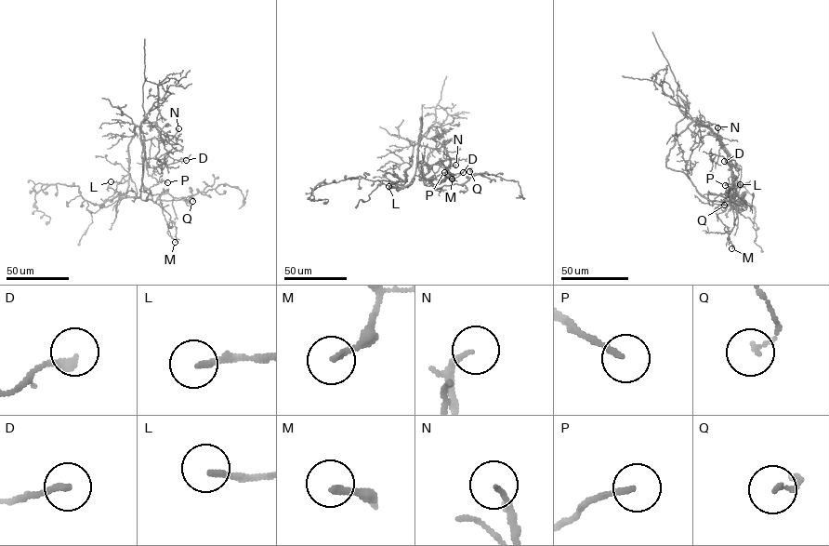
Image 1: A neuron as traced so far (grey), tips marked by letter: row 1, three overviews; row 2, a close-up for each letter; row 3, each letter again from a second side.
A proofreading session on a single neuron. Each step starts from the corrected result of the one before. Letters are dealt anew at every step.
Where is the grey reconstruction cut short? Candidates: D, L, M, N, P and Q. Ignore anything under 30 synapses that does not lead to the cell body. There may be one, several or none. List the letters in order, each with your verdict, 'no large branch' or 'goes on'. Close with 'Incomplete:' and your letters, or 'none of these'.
D: no large branch
L: no large branch
M: no large branch
N: no large branch
P: no large branch
Q: no large branch
Incomplete: none of these

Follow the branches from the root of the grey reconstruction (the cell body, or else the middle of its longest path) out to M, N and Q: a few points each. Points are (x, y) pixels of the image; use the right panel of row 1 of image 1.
M: (666, 166), (669, 150), (690, 123), (712, 130), (730, 164), (732, 187), (714, 211), (727, 228), (731, 248)
N: (666, 166), (669, 150), (690, 123), (707, 126), (720, 142), (717, 127)
Q: (666, 166), (669, 150), (690, 123), (707, 126), (730, 164), (733, 197), (721, 199), (724, 205)

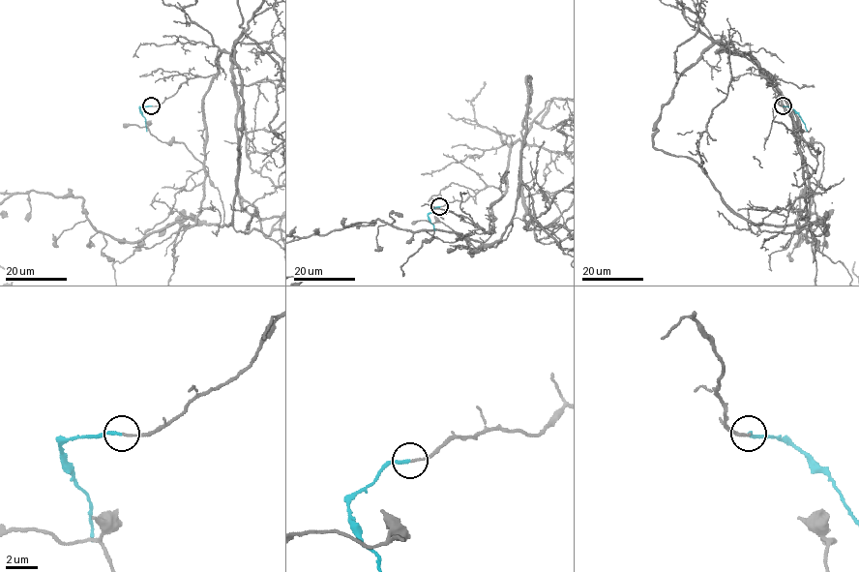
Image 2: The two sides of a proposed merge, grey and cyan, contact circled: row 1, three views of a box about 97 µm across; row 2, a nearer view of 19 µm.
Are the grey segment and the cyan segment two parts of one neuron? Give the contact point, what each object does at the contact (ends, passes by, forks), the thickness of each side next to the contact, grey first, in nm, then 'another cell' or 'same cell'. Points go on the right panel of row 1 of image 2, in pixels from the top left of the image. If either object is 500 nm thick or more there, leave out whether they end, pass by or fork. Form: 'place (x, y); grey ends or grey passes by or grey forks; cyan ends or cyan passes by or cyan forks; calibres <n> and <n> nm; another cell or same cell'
place (783, 105); grey ends; cyan ends; calibres 130 and 190 nm; same cell

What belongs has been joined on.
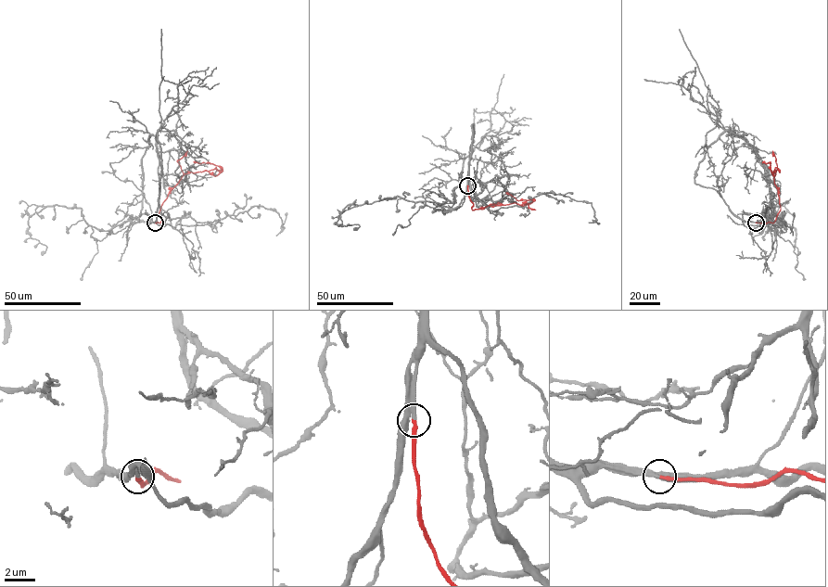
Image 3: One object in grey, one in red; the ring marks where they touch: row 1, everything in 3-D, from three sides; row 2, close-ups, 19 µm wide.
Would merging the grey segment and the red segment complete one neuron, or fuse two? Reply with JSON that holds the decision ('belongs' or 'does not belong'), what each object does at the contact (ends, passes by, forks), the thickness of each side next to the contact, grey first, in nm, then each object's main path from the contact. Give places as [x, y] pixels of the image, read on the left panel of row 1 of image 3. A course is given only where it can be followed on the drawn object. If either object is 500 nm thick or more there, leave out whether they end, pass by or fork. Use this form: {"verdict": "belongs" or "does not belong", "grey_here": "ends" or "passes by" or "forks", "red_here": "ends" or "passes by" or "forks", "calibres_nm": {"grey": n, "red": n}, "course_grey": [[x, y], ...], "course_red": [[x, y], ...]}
{"verdict": "belongs", "grey_here": "passes by", "red_here": "ends", "calibres_nm": {"grey": 340, "red": 240}, "course_grey": [[155, 223], [161, 159], [158, 131], [159, 211], [181, 218], [183, 239], [190, 258], [196, 257], [189, 255]], "course_red": [[155, 223], [160, 222], [159, 212], [169, 192], [184, 174], [207, 171], [216, 175], [222, 171], [193, 161]]}

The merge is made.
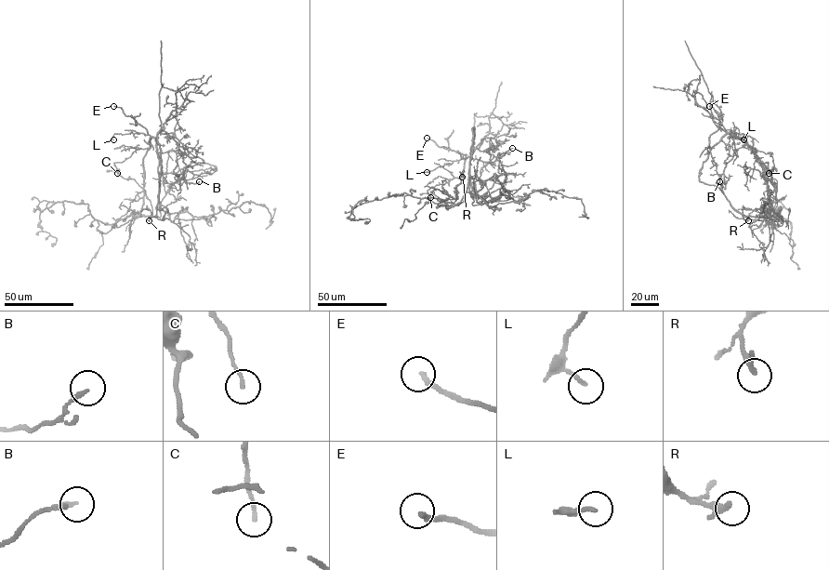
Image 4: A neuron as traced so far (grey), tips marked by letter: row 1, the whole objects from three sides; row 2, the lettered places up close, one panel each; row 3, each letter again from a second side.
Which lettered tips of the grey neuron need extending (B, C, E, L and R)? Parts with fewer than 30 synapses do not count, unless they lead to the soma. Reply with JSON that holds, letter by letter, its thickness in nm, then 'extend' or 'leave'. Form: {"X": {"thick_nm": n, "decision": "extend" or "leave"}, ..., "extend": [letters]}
{"B": {"thick_nm": 180, "decision": "leave"}, "C": {"thick_nm": 150, "decision": "leave"}, "E": {"thick_nm": 200, "decision": "extend"}, "L": {"thick_nm": 150, "decision": "leave"}, "R": {"thick_nm": 300, "decision": "leave"}, "extend": ["E"]}

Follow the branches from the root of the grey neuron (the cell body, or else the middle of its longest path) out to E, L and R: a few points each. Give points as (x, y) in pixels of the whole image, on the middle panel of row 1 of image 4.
E: (473, 202), (473, 205), (486, 202), (476, 200), (469, 157), (463, 158), (427, 138)
L: (473, 202), (473, 205), (486, 202), (479, 204), (476, 200), (471, 183), (468, 156), (427, 172)
R: (473, 202), (468, 184), (459, 202), (445, 201), (455, 198), (454, 188), (464, 171), (462, 177)

